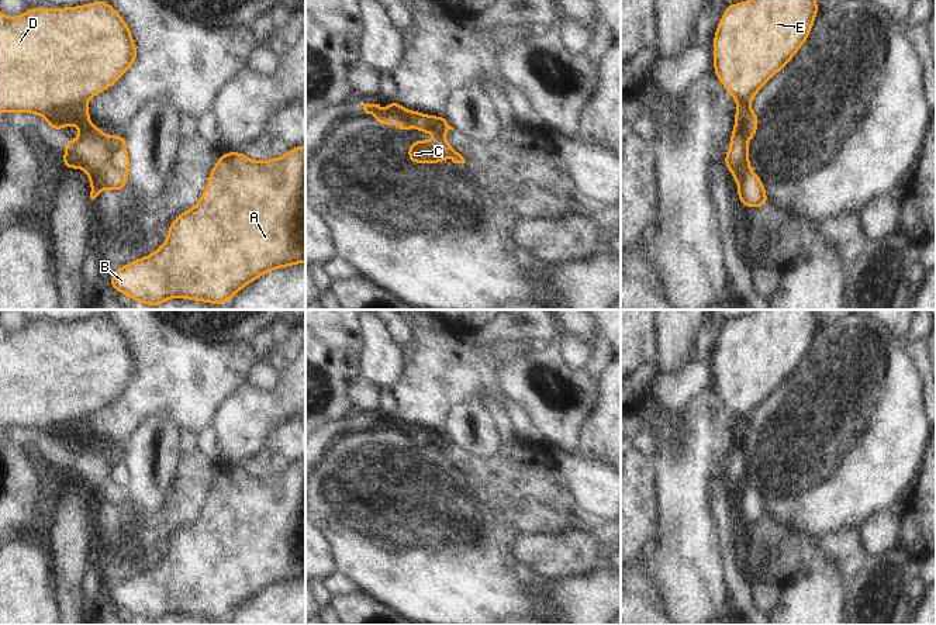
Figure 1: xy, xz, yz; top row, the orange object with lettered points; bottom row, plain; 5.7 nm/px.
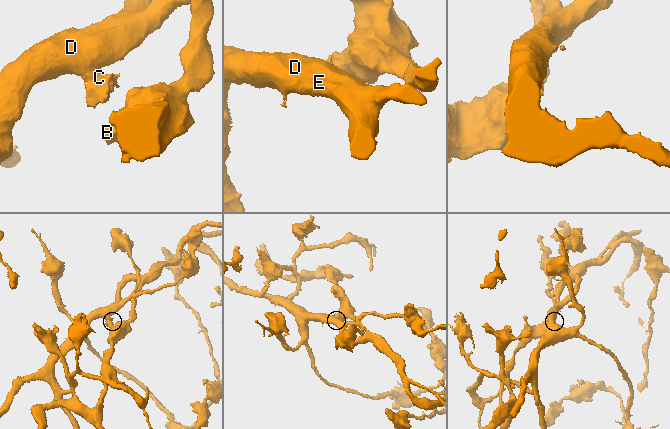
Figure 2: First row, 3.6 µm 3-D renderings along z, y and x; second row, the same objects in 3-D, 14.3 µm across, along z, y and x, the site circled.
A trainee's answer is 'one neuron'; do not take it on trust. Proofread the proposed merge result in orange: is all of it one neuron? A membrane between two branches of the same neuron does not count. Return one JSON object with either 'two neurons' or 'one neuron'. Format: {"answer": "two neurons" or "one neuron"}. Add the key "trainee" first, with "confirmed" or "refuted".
{"trainee": "refuted", "answer": "two neurons"}

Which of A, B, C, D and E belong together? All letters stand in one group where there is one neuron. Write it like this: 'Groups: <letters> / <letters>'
Groups: A B D E / C

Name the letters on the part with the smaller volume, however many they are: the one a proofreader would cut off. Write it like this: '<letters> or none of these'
C

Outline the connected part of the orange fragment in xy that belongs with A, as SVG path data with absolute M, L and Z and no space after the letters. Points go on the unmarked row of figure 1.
M305 460L263 477L224 467L200 517L172 536L166 556L153 569L117 583L110 600L151 622L169 614L220 621L258 593L298 579L305 579Z

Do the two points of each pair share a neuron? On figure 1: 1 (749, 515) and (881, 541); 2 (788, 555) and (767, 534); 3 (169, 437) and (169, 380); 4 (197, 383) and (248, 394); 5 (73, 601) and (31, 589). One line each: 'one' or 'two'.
1: two
2: one
3: two
4: two
5: two

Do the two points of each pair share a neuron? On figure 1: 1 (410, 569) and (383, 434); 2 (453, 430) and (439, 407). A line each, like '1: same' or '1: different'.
1: same
2: different

